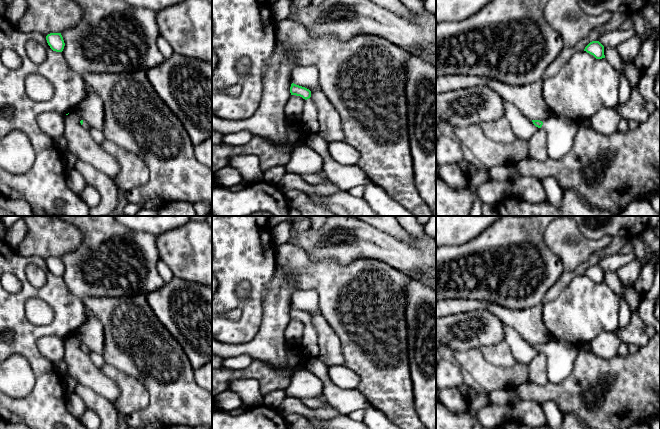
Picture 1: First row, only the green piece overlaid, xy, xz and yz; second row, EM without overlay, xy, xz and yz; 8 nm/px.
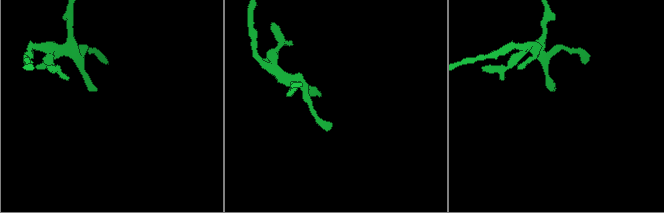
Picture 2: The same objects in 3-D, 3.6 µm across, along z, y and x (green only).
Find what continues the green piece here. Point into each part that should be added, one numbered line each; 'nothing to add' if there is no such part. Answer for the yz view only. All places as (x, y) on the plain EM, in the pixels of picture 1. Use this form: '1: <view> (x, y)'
1: yz (561, 355)

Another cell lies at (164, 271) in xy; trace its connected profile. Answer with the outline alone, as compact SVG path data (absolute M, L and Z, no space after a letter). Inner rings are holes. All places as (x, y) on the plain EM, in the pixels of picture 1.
M161 259L157 262L156 269L163 279L164 283L168 283L174 277L173 272Z

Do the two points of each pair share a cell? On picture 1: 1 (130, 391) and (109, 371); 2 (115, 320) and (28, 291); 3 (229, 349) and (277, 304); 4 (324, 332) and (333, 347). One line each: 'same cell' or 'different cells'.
1: same cell
2: different cells
3: same cell
4: same cell

